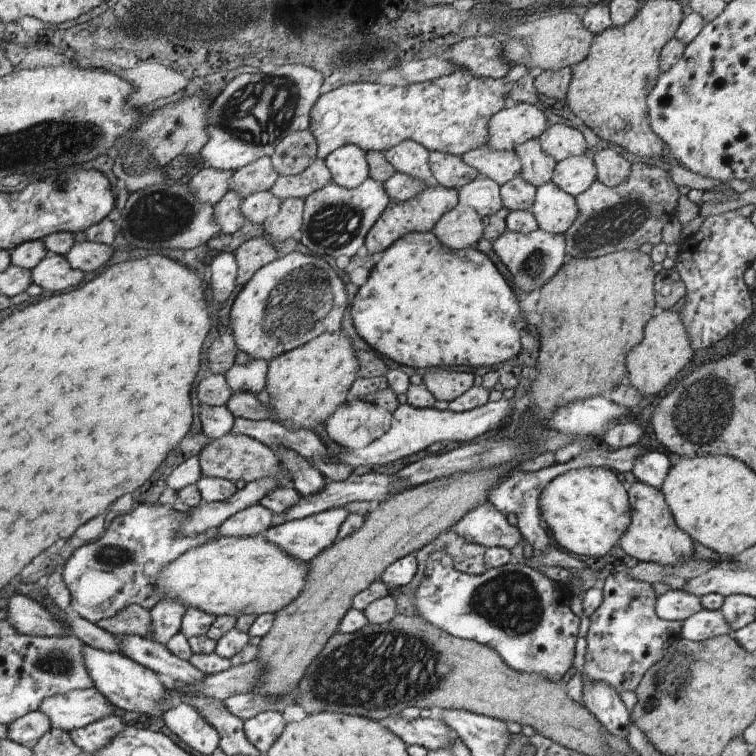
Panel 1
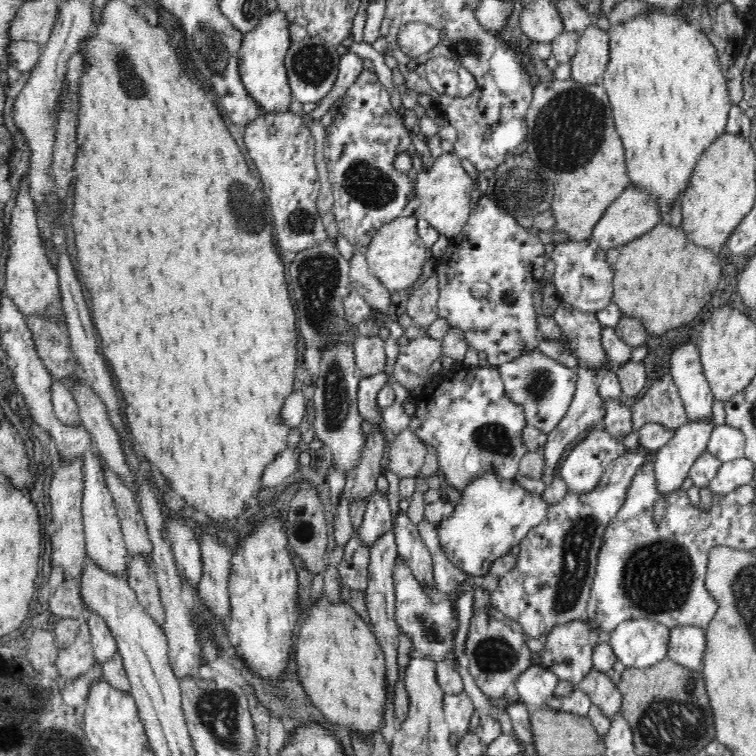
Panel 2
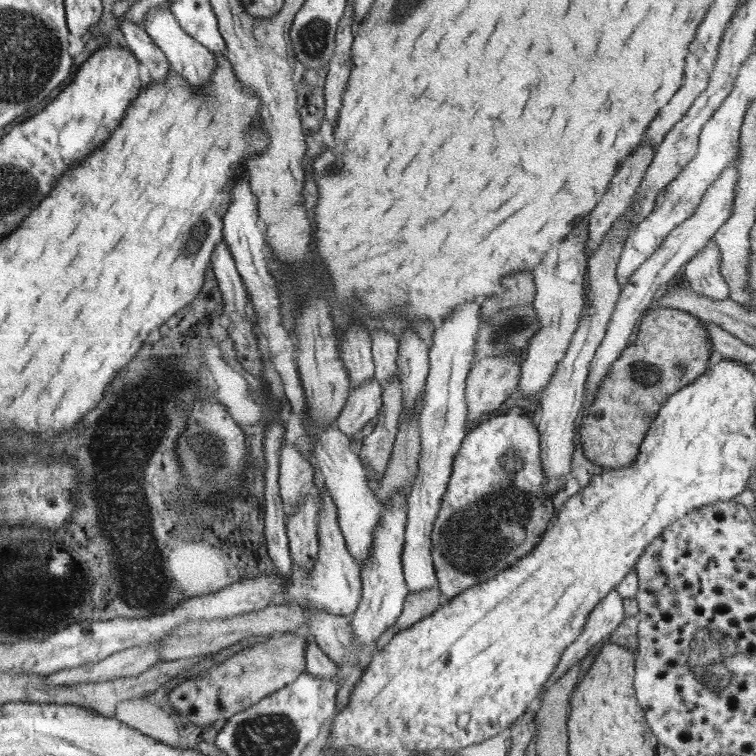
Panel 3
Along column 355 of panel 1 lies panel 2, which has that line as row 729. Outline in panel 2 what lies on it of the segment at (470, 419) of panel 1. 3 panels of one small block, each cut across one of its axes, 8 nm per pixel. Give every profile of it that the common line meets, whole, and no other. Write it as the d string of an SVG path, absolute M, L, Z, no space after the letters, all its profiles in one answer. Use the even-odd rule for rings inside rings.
M463 691L460 694L443 695L443 713L451 734L462 736L468 730L468 724L476 710L470 696Z

